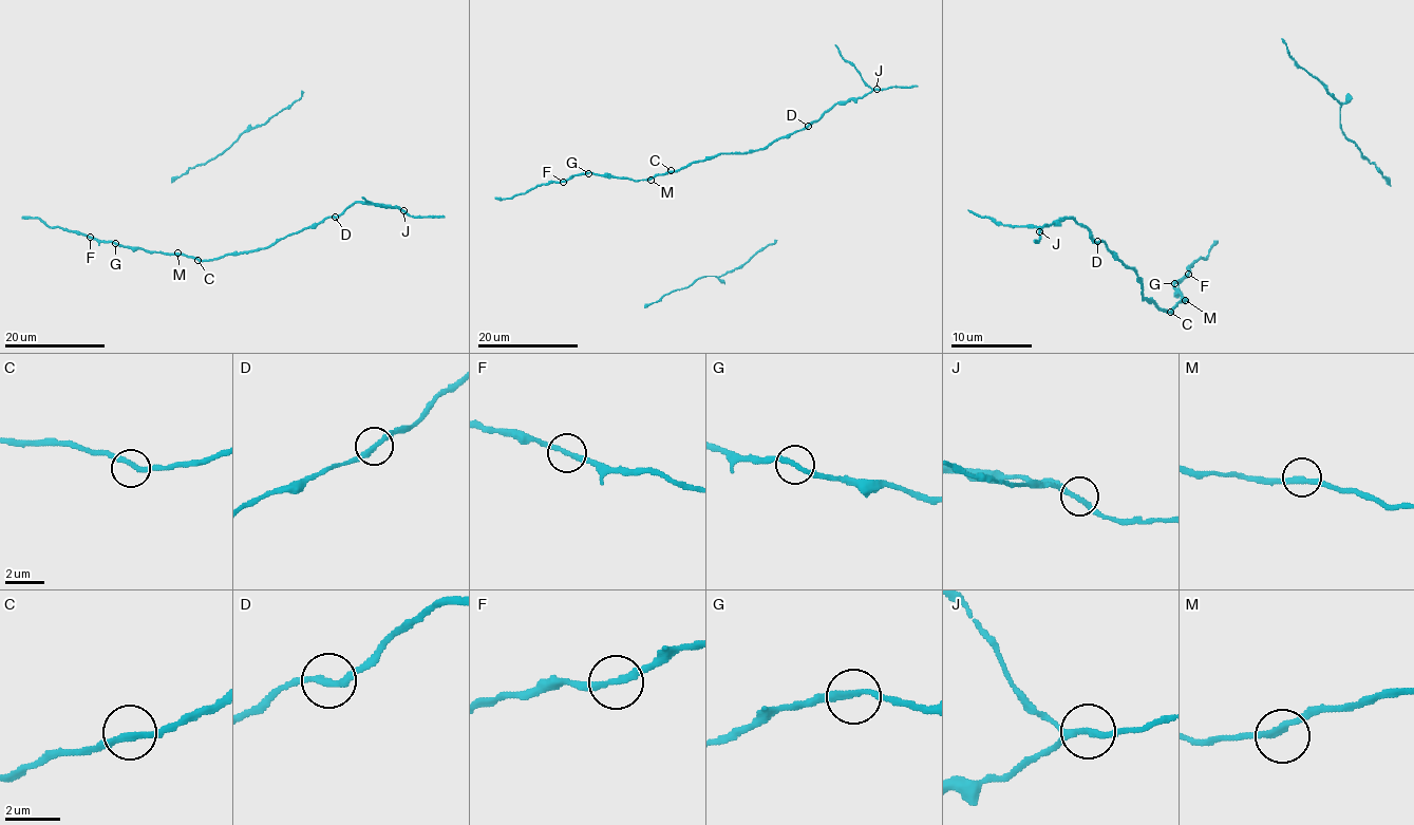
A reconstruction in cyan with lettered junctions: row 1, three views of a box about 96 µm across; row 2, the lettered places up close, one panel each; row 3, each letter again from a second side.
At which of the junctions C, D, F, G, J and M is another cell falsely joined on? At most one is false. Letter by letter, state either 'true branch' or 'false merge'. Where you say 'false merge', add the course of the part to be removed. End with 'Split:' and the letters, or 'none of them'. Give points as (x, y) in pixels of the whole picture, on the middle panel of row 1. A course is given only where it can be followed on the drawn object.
C: true branch
D: true branch
F: true branch
G: true branch
J: true branch
M: true branch
Split: none of them

